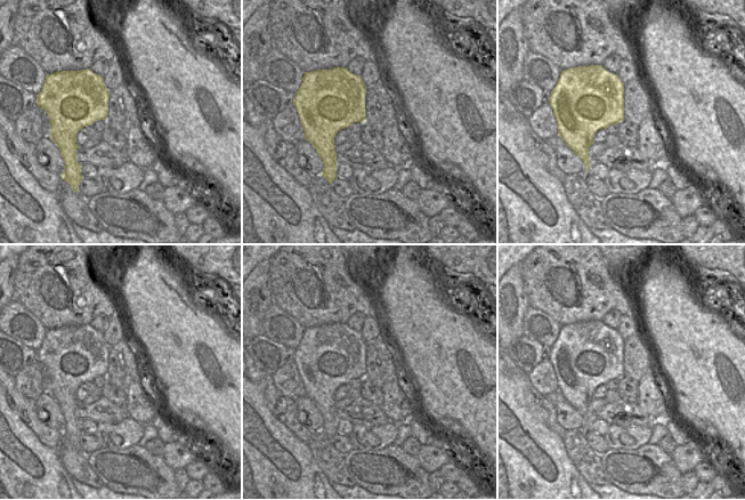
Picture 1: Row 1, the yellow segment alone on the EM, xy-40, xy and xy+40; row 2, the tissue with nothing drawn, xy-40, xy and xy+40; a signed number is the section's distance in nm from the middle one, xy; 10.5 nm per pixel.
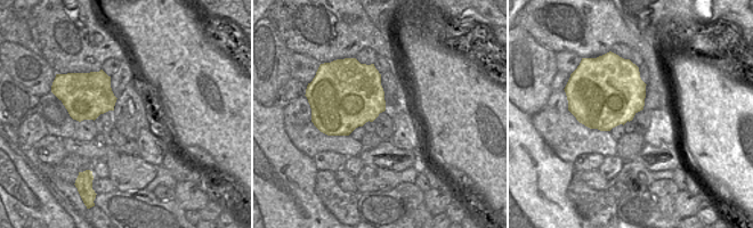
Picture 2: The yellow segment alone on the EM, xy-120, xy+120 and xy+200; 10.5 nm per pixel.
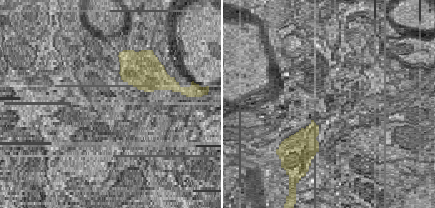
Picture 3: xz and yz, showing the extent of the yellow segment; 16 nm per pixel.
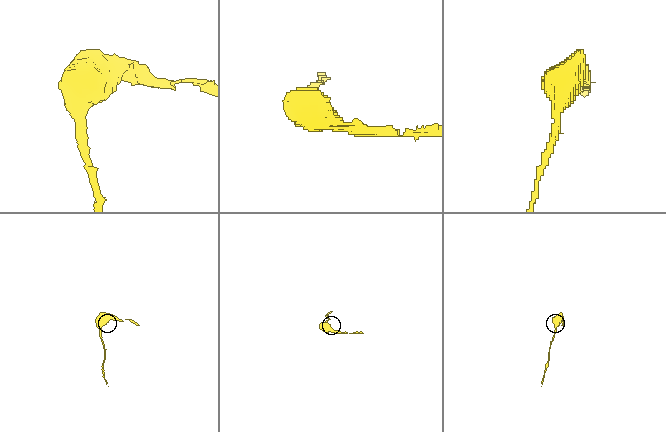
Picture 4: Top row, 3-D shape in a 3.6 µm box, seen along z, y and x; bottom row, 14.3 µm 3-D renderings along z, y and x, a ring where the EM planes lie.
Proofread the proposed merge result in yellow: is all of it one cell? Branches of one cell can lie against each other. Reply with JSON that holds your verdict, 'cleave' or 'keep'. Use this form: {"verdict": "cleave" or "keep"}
{"verdict": "cleave"}

